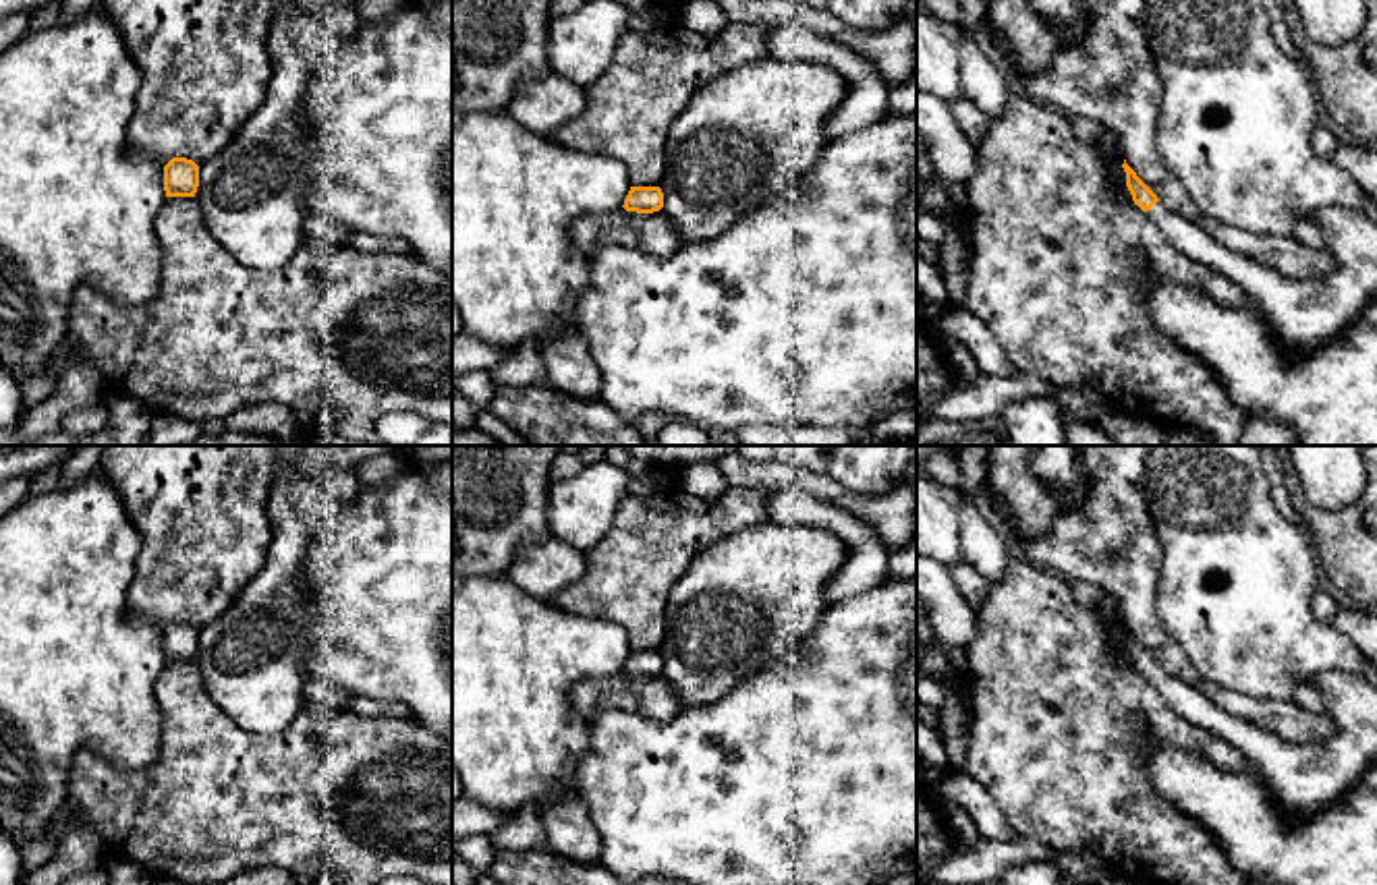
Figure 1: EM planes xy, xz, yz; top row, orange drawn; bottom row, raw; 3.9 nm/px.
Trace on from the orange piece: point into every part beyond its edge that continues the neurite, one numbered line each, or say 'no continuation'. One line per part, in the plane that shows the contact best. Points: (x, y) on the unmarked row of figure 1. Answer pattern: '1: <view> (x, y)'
1: yz (1303, 778)

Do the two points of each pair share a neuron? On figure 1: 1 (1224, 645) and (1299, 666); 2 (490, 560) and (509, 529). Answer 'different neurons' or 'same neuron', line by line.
1: same neuron
2: same neuron

